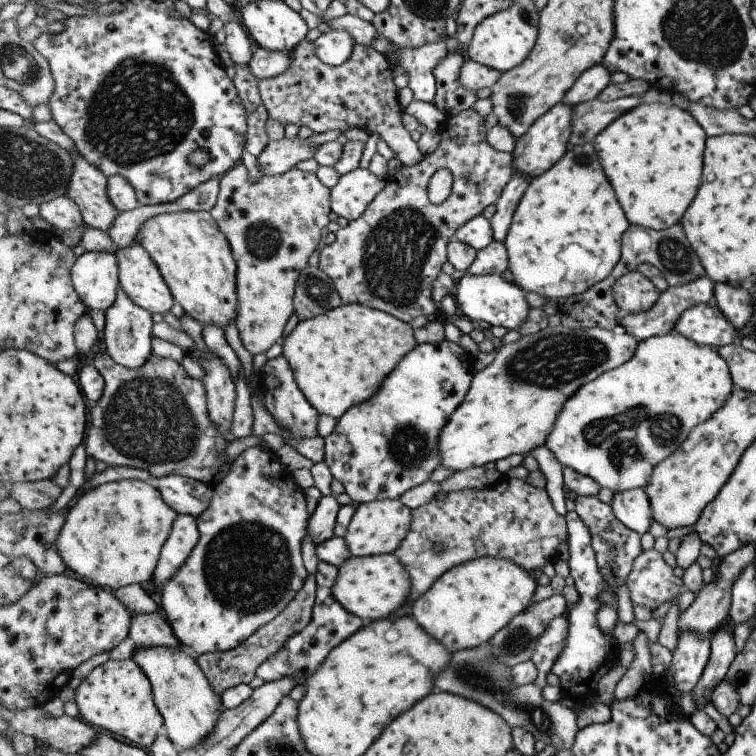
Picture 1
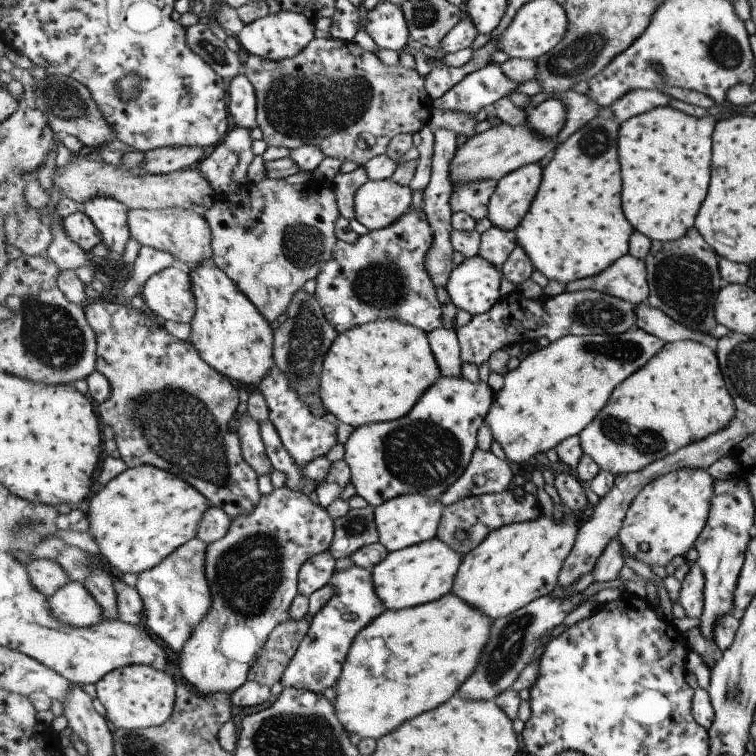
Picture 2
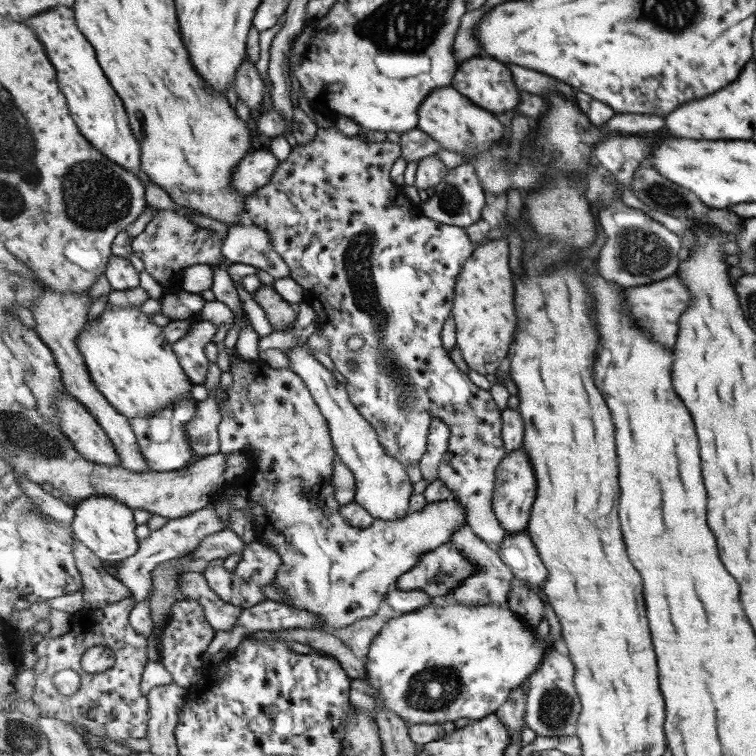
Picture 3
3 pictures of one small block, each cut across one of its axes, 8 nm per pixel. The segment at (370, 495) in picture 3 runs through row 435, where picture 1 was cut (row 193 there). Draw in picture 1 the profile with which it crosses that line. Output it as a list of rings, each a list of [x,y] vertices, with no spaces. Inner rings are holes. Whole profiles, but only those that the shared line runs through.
[[[359,168],[340,176],[337,186],[332,188],[332,212],[348,222],[359,220],[385,186],[387,178],[368,169]]]

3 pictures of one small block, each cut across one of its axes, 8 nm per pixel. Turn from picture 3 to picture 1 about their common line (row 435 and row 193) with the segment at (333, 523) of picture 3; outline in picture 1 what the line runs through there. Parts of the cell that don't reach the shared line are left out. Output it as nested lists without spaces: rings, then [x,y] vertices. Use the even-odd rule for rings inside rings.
[[[240,162],[231,170],[226,173],[220,180],[220,194],[218,202],[211,210],[210,214],[216,219],[220,230],[224,232],[225,237],[229,240],[230,246],[232,246],[233,254],[236,256],[237,262],[237,298],[240,299],[240,313],[235,327],[238,331],[238,336],[241,344],[245,350],[247,350],[252,356],[257,356],[261,353],[267,352],[269,348],[273,348],[275,344],[281,343],[283,338],[283,332],[285,332],[285,326],[289,322],[289,318],[295,313],[294,300],[296,297],[296,288],[300,282],[301,273],[308,267],[309,258],[319,250],[319,244],[322,244],[322,240],[326,233],[326,230],[330,228],[330,221],[332,211],[332,189],[325,186],[319,178],[317,173],[313,171],[303,171],[299,168],[293,168],[289,172],[279,176],[263,176],[258,181],[251,180],[251,176],[247,174],[247,168]]]

